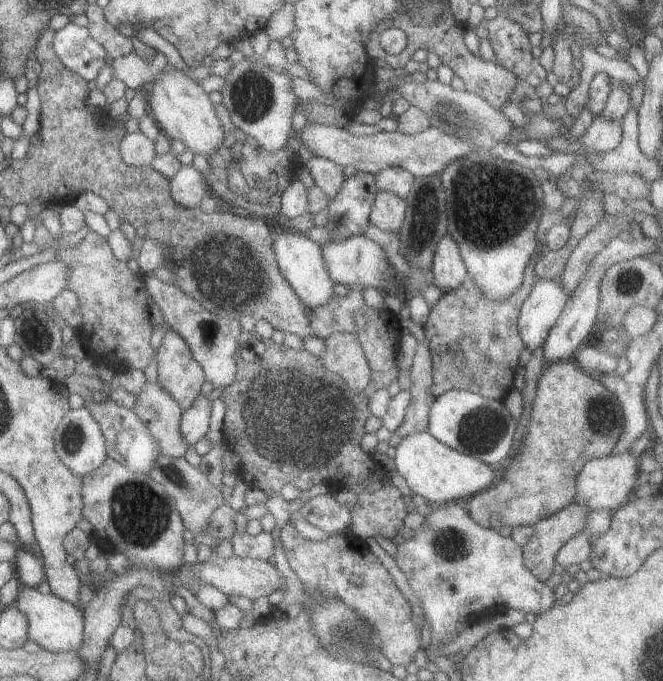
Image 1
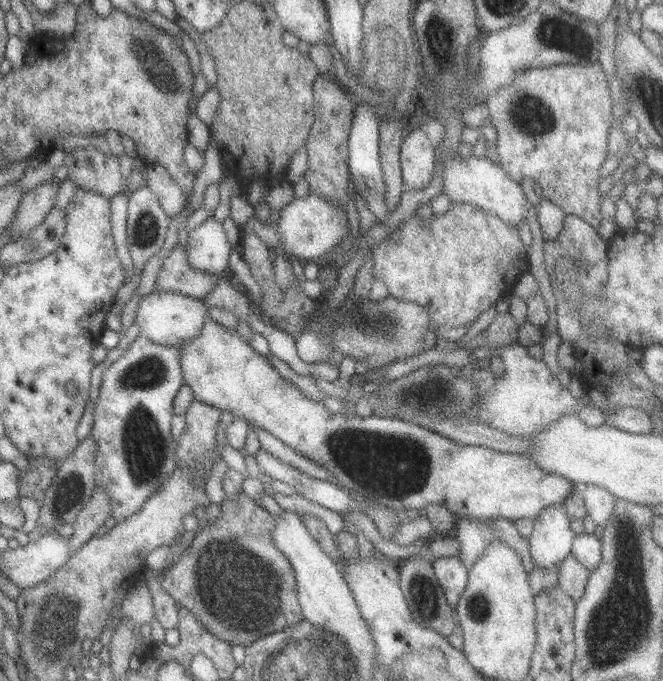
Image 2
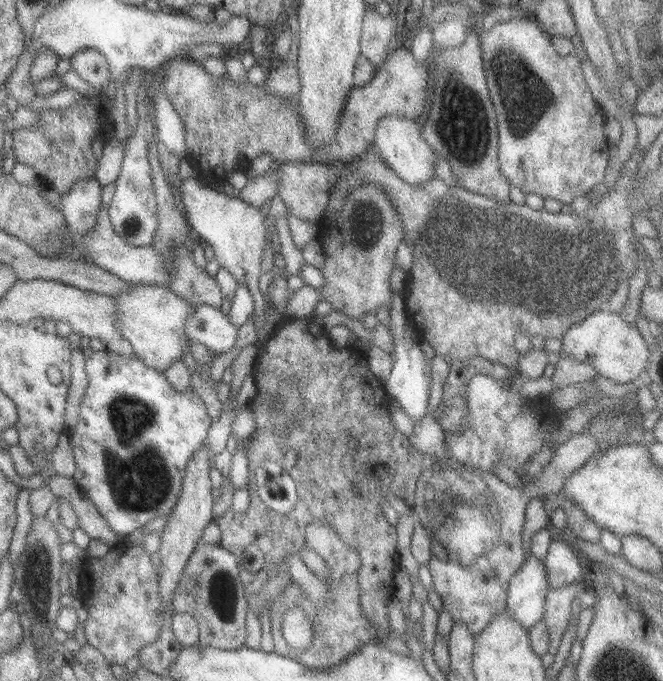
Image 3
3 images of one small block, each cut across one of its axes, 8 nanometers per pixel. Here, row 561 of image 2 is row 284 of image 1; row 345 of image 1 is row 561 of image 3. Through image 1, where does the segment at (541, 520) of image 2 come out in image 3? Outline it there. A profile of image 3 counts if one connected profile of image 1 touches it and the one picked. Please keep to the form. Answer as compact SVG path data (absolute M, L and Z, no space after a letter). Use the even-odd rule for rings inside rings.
M529 554L509 579L505 611L527 631L541 621L548 588L542 560Z

